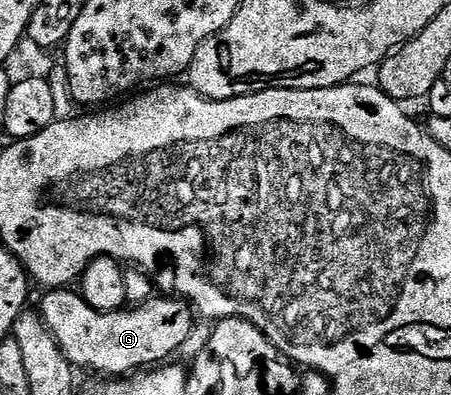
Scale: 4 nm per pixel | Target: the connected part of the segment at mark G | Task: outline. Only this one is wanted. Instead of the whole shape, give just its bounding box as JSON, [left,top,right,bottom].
[38,288,198,376]

